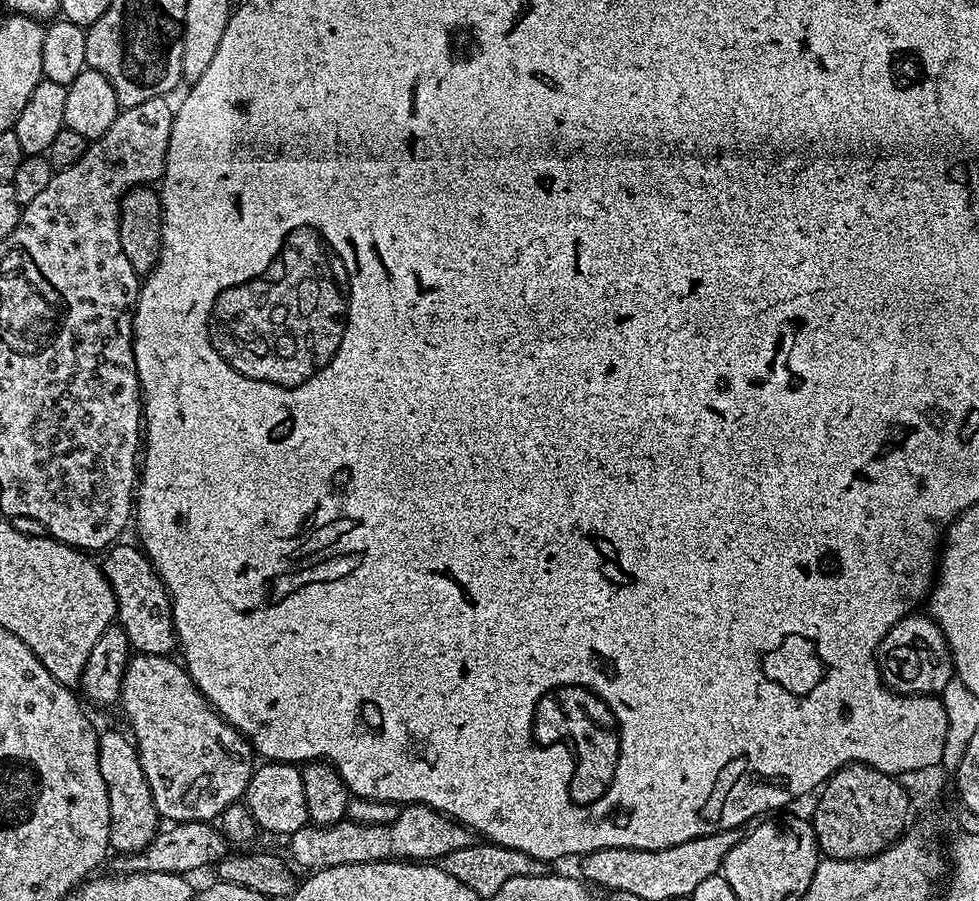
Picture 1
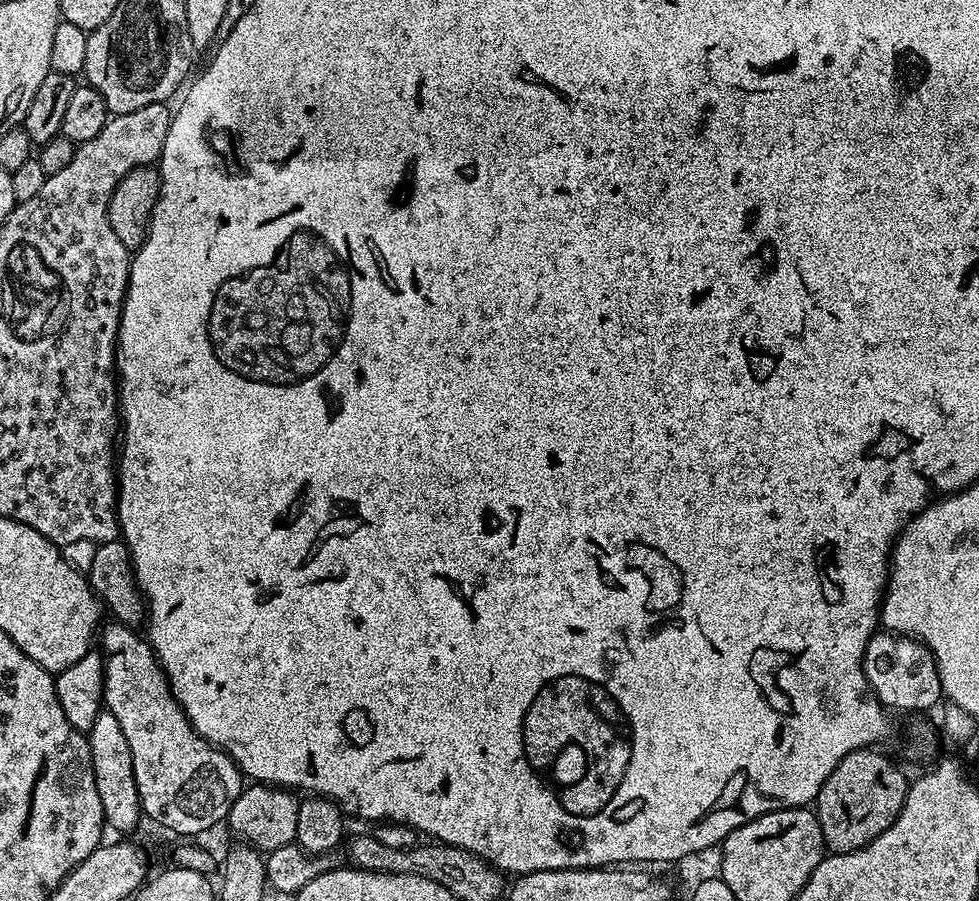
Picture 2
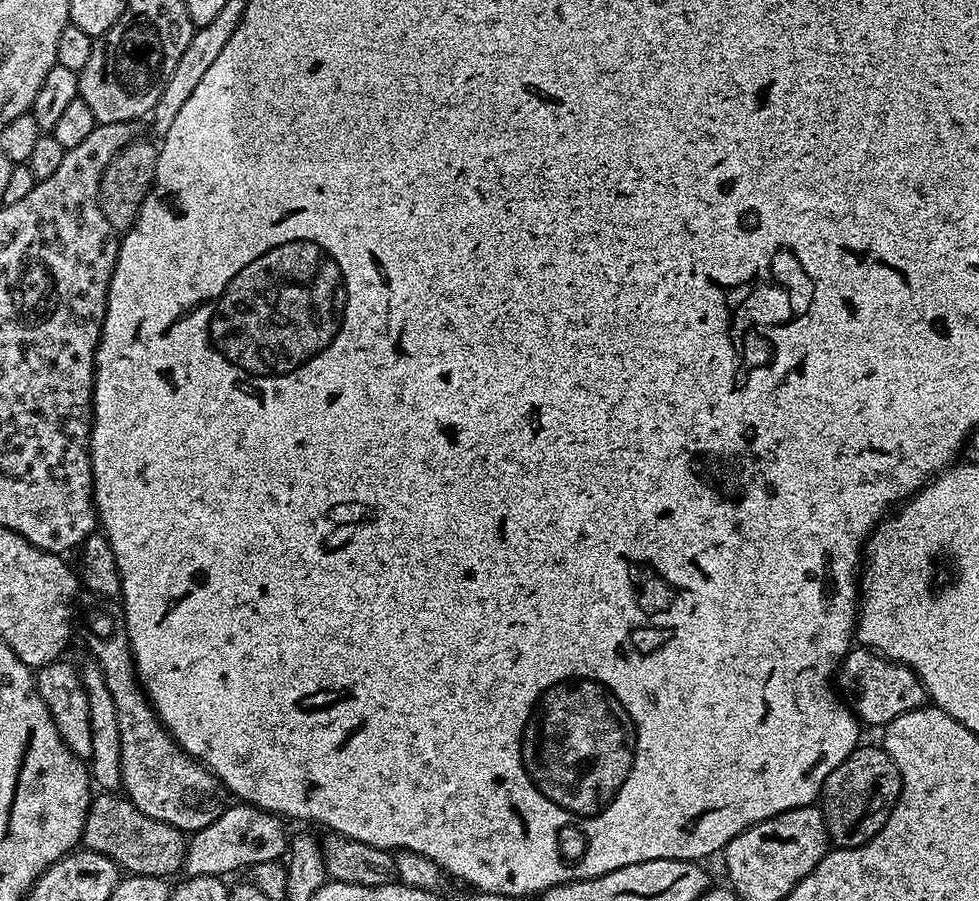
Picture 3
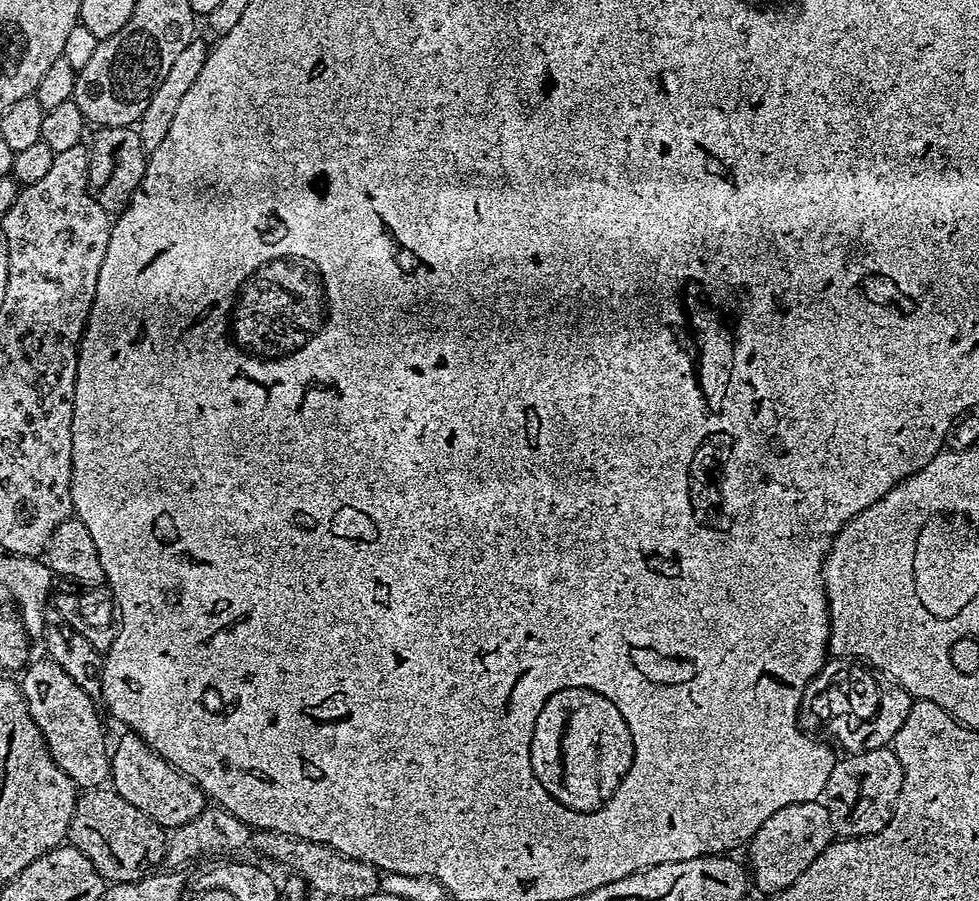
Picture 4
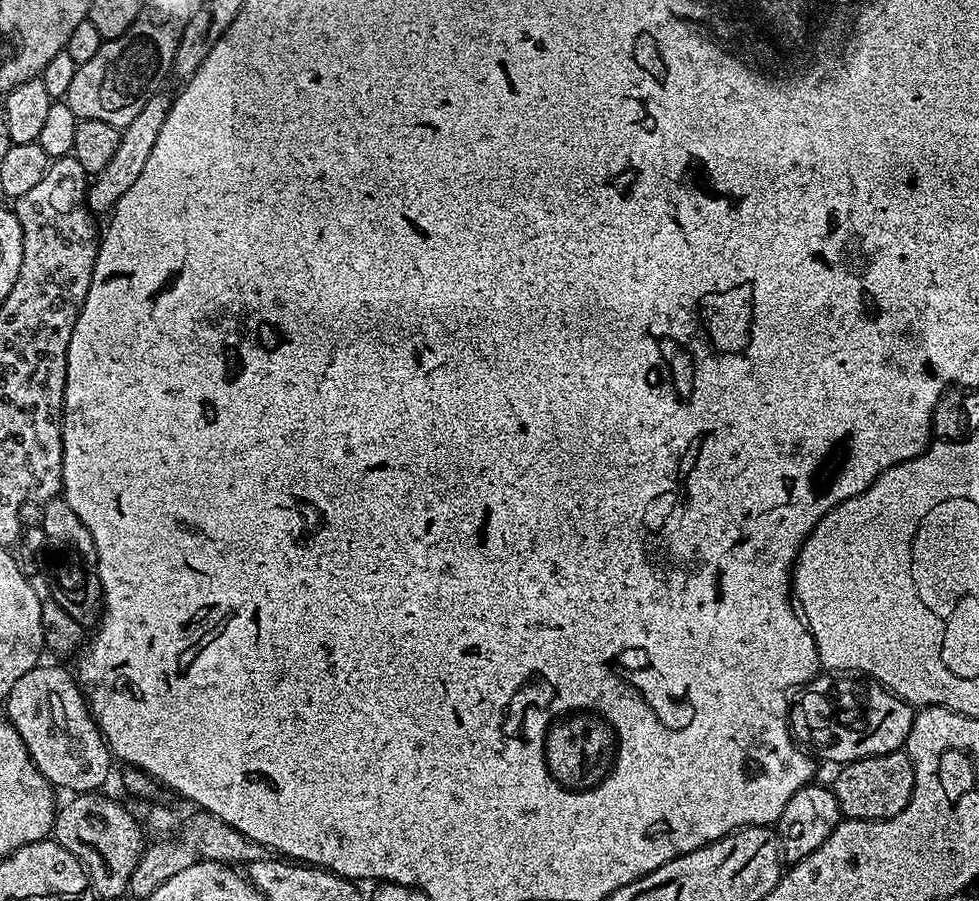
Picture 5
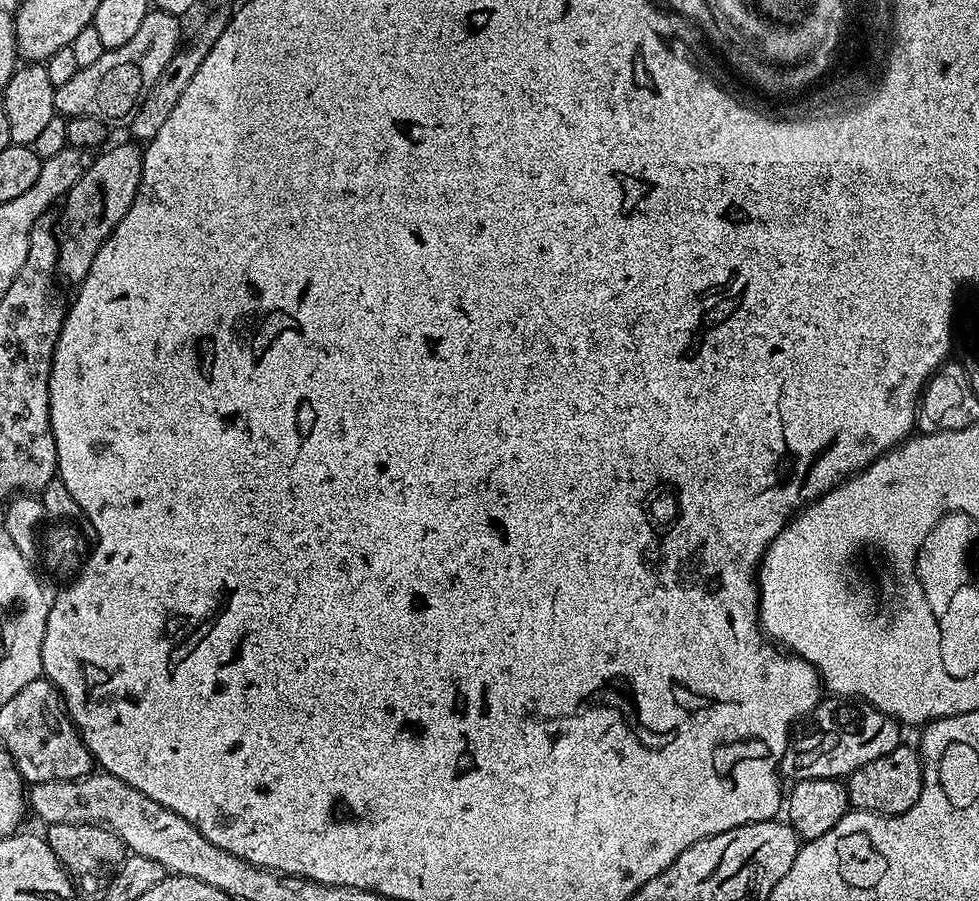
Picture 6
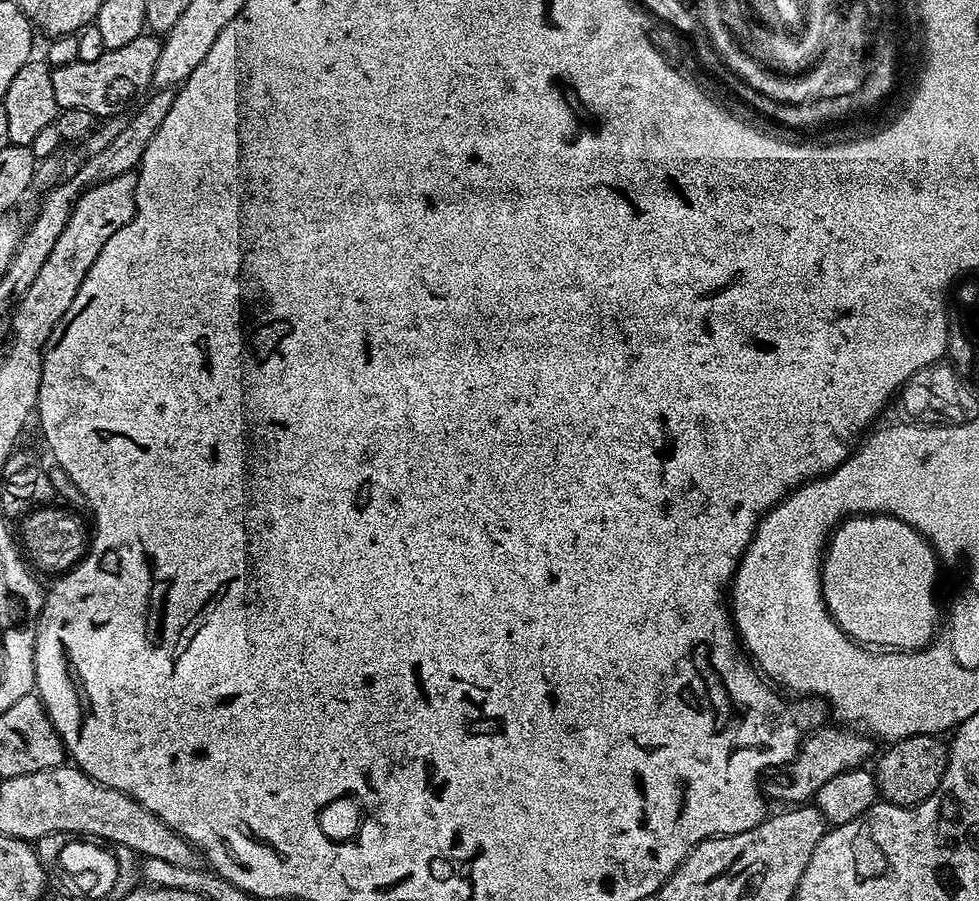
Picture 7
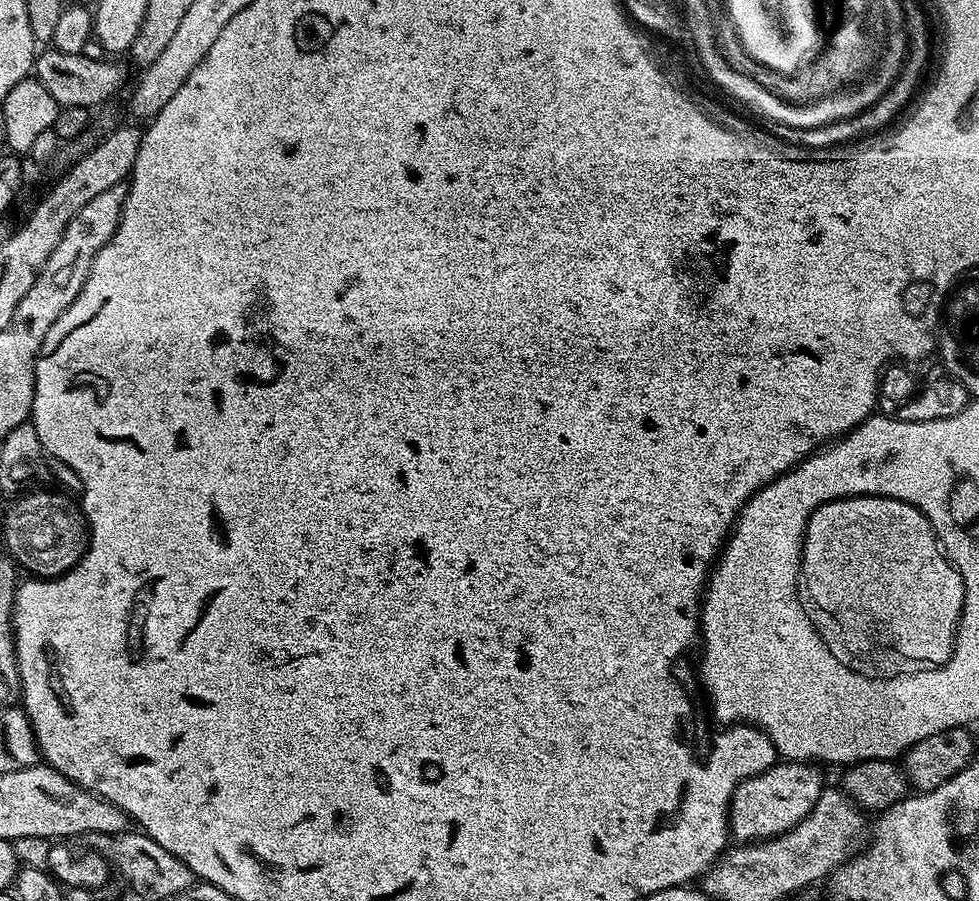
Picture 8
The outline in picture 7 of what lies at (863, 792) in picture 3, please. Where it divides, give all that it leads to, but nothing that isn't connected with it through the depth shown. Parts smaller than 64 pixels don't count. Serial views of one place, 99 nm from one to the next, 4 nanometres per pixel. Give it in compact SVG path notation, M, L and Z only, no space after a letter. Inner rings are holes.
M939 735L902 738L889 743L874 767L876 791L887 803L911 808L937 795L944 767L948 765L948 744Z

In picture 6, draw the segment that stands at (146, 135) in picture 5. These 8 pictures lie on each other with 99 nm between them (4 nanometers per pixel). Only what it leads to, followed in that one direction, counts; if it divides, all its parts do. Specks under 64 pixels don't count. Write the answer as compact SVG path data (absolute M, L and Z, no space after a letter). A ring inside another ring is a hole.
M132 144L105 147L99 153L101 156L93 159L86 174L82 174L82 178L78 178L76 185L63 197L64 213L60 216L56 249L56 270L61 281L69 280L72 286L81 284L106 238L110 238L118 222L126 218L136 197L144 165L143 151Z

